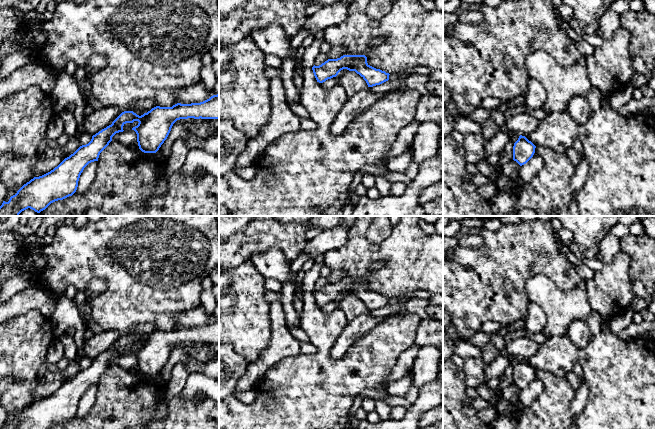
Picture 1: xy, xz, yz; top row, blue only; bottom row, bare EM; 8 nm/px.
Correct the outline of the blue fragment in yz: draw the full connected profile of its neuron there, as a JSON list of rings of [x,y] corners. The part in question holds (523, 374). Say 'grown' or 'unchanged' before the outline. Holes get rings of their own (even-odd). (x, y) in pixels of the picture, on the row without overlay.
unchanged; [[[520,359],[513,370],[513,384],[520,390],[526,388],[534,379],[536,370],[525,360]]]

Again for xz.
unchanged; [[[343,279],[340,282],[328,283],[321,289],[312,291],[314,300],[319,307],[336,301],[343,293],[355,295],[366,305],[368,311],[388,305],[390,299],[385,295],[370,290],[365,279]]]

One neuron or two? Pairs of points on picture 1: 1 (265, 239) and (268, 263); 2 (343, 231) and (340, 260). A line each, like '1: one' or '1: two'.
1: two
2: two

